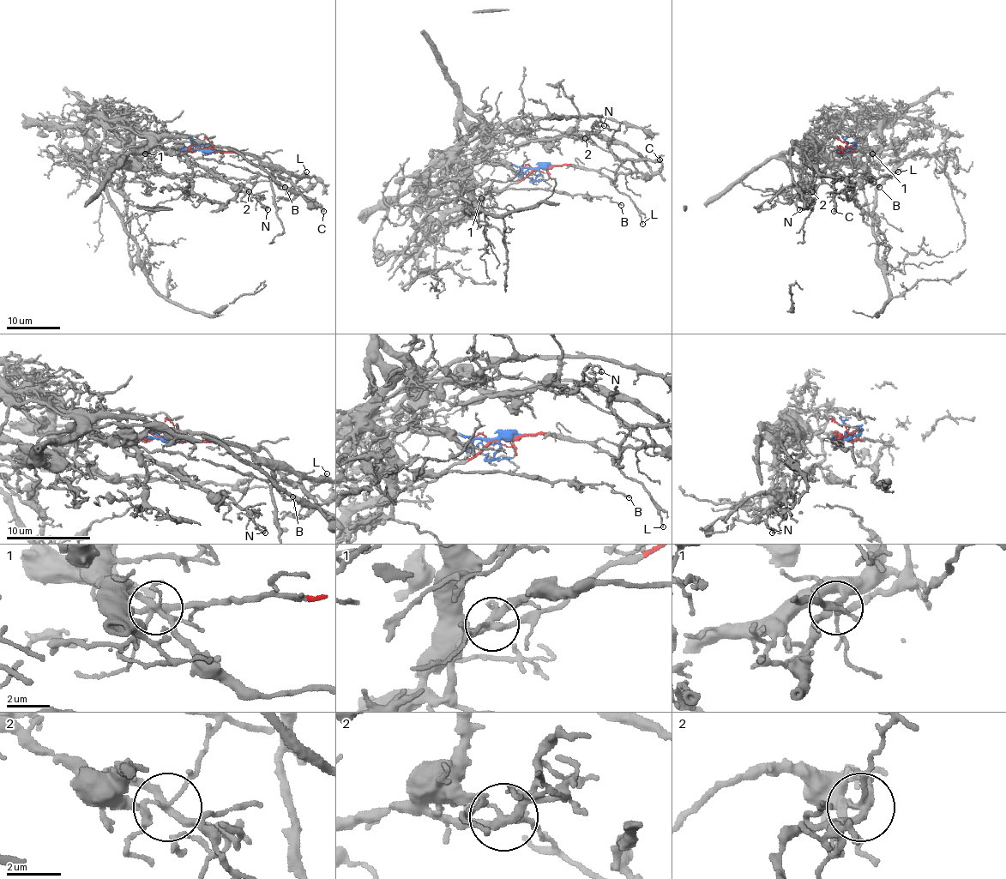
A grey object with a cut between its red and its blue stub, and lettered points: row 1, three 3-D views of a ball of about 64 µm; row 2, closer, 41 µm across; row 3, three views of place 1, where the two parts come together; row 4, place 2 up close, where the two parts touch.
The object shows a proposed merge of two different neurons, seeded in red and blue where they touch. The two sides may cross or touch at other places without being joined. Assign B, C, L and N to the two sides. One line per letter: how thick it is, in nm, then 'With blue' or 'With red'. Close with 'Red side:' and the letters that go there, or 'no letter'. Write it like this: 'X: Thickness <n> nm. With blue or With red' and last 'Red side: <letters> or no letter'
B: Thickness 200 nm. With blue
C: Thickness 340 nm. With red
L: Thickness 110 nm. With red
N: Thickness 190 nm. With blue
Red side: C, L

